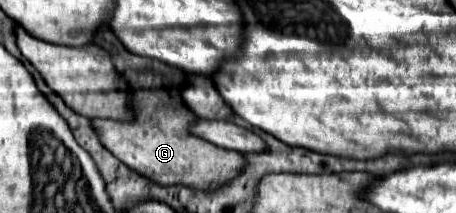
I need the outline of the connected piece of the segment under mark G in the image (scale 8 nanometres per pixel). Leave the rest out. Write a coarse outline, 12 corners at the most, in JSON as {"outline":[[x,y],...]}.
{"outline":[[124,51],[122,77],[142,85],[136,119],[94,119],[104,147],[158,185],[216,191],[240,153],[190,133],[186,75]]}

